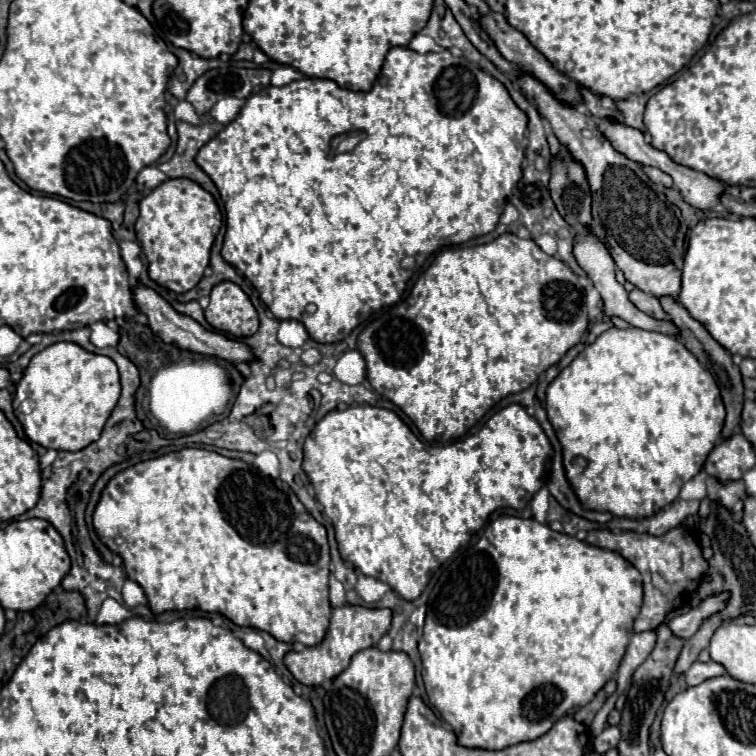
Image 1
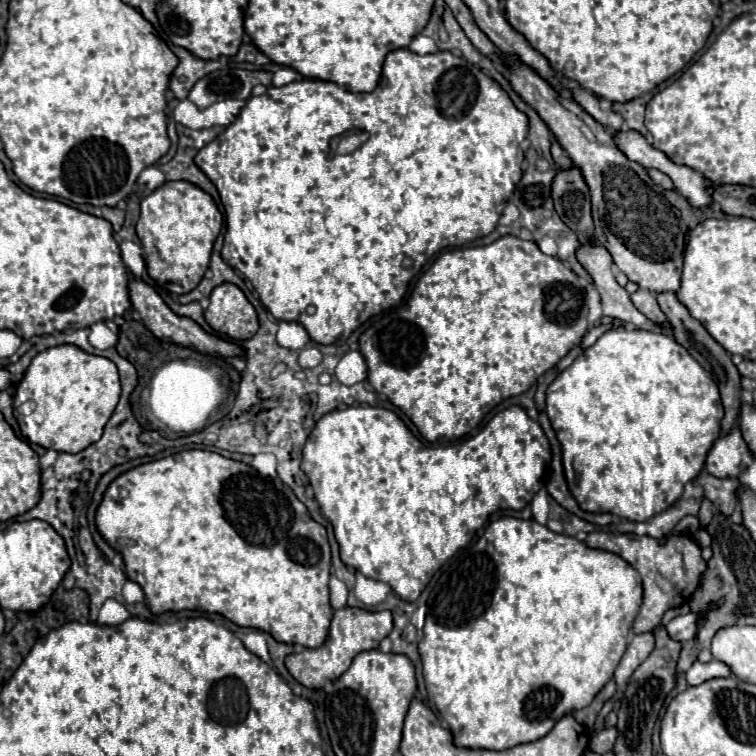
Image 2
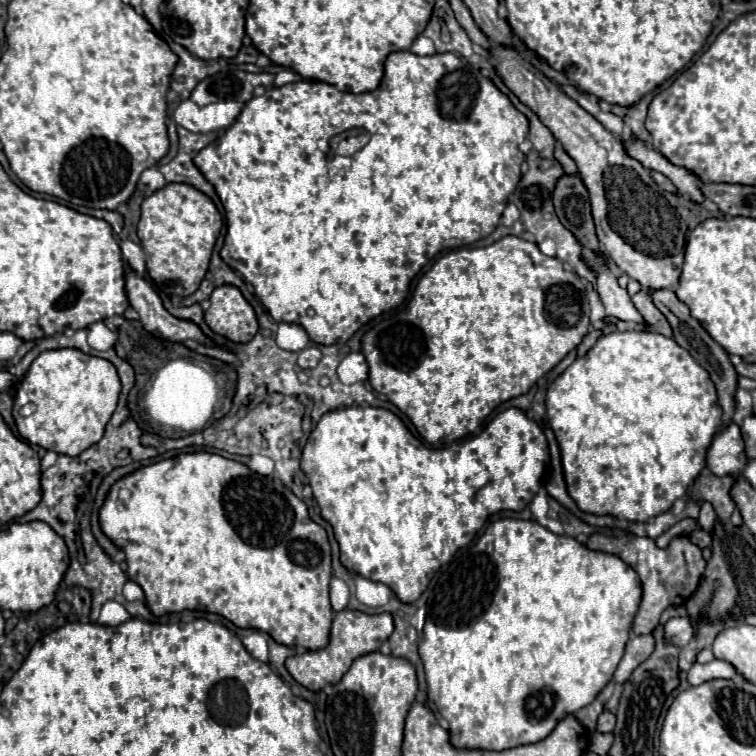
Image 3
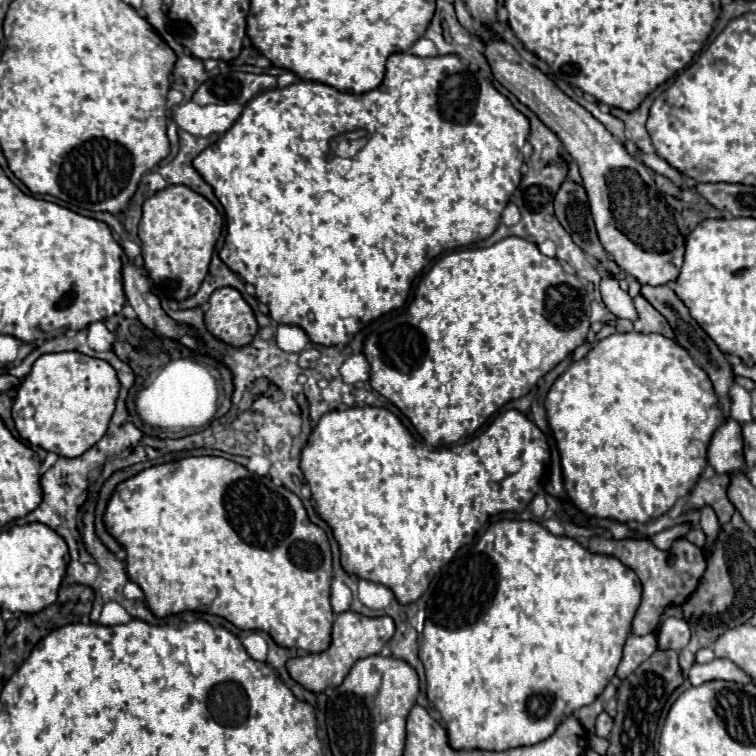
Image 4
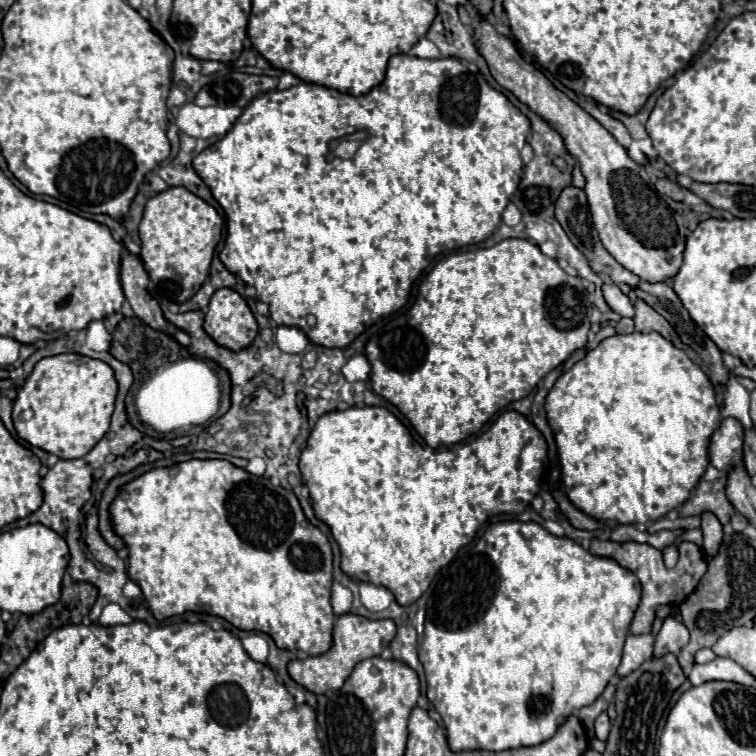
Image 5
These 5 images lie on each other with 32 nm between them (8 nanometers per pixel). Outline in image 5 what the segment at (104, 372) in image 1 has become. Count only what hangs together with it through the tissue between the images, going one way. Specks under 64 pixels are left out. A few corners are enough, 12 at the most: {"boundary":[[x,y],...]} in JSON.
{"boundary":[[40,360],[14,400],[16,434],[62,460],[106,434],[112,368]]}

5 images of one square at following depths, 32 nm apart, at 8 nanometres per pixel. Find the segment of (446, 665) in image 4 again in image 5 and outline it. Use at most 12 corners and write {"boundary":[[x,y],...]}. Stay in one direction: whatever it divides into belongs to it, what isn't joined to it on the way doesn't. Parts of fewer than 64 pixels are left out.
{"boundary":[[536,522],[436,578],[448,746],[550,740],[622,662],[638,578]]}

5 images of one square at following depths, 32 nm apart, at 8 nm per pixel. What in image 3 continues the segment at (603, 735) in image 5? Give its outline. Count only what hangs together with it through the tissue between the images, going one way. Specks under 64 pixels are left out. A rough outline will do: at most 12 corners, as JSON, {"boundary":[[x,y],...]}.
{"boundary":[[610,712],[598,717],[596,730],[606,734],[614,728],[616,718]]}

